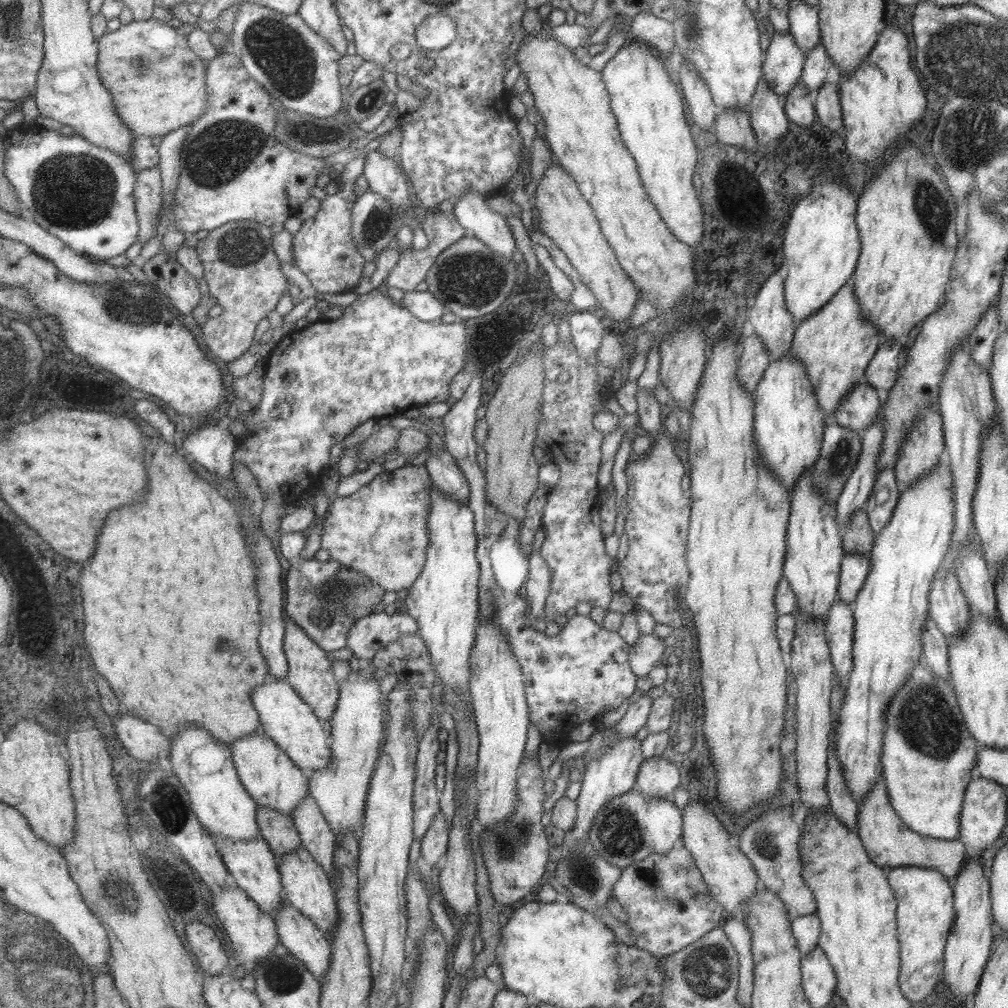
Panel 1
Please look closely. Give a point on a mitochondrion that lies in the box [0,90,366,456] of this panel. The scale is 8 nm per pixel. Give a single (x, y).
(70, 191)

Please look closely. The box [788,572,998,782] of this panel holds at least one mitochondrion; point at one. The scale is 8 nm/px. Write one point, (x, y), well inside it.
(926, 721)

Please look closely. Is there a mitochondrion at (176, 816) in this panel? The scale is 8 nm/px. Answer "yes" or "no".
yes

